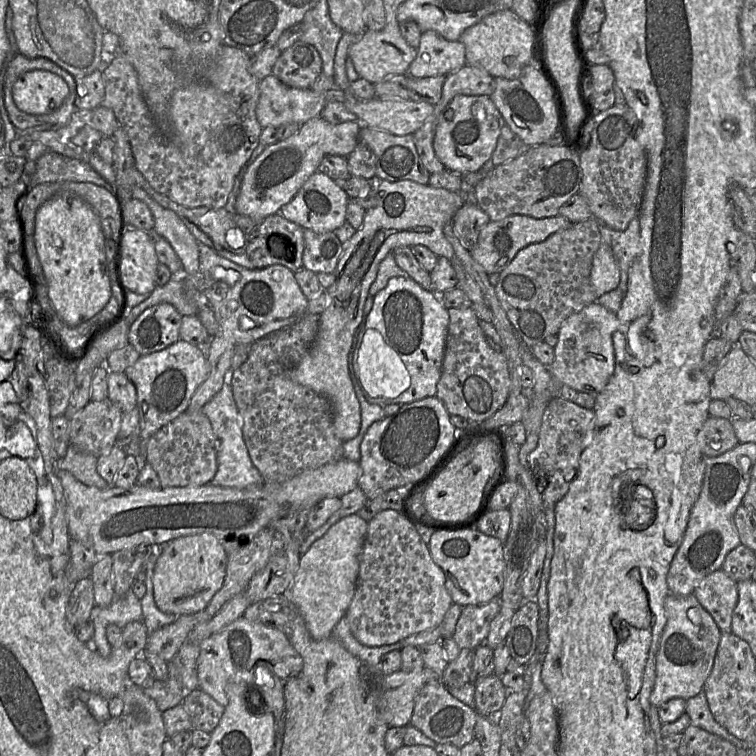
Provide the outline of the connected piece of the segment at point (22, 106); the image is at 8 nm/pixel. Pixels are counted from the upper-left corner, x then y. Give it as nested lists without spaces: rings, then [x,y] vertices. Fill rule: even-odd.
[[[45,70],[25,72],[12,87],[12,96],[17,108],[31,115],[54,112],[68,94],[67,83],[60,76]]]

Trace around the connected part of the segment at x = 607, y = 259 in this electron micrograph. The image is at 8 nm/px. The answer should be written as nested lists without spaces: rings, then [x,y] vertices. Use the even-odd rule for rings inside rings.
[[[602,242],[595,252],[590,273],[590,282],[597,297],[618,287],[620,270],[611,246]]]

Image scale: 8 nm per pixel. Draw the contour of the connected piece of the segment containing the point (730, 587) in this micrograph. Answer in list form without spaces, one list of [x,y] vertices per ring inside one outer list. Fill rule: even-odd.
[[[719,569],[700,581],[692,595],[712,616],[721,633],[732,633],[732,614],[738,602],[737,582]]]

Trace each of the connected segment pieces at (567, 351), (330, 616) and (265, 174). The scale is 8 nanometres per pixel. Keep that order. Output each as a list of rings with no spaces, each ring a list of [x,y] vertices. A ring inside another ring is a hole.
[[[597,302],[571,314],[561,324],[554,347],[554,361],[549,371],[560,385],[568,385],[577,392],[597,396],[607,385],[614,372],[615,357],[612,334],[619,327],[616,313]]]
[[[357,514],[343,517],[300,557],[286,597],[302,616],[314,640],[332,636],[333,629],[346,614],[355,593],[360,566],[360,555],[365,541],[368,522]]]
[[[319,116],[302,124],[296,134],[267,146],[244,175],[235,203],[236,212],[260,220],[280,213],[280,209],[294,198],[305,181],[318,171],[326,155],[348,157],[354,151],[362,126],[359,121],[332,124]]]

